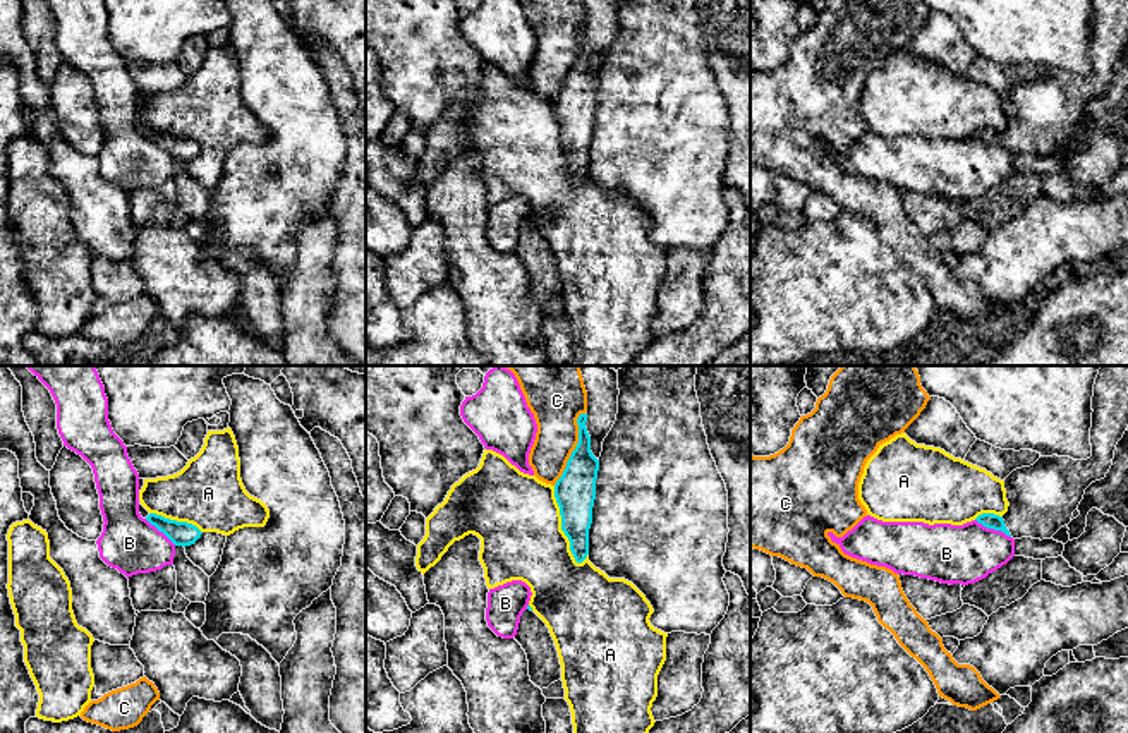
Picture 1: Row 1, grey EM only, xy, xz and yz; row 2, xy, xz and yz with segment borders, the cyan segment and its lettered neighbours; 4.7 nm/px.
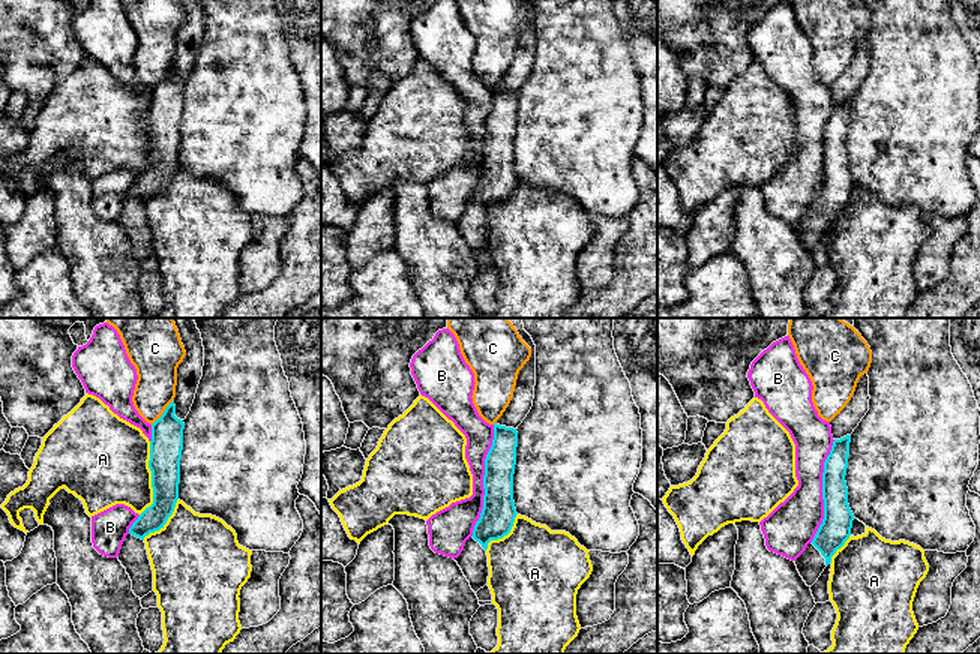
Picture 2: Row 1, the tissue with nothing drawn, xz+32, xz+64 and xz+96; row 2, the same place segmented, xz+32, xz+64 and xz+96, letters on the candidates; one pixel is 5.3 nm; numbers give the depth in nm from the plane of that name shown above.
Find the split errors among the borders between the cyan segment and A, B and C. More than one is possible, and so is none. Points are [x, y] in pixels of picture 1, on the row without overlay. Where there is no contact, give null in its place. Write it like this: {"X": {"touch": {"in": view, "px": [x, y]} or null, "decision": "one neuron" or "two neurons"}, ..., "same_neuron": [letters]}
{"A": {"touch": {"in": "xz", "px": [562, 141]}, "decision": "two neurons"}, "B": {"touch": {"in": "yz", "px": [993, 143]}, "decision": "two neurons"}, "C": {"touch": {"in": "xz", "px": [576, 64]}, "decision": "two neurons"}, "same_neuron": []}

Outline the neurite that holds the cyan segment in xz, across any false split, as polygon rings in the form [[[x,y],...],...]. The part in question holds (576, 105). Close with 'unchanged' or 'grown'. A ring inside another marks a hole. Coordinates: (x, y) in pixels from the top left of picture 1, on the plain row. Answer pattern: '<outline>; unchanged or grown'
[[[580,29],[579,58],[572,67],[561,93],[555,100],[555,113],[560,122],[561,146],[570,156],[570,167],[577,179],[589,170],[589,144],[596,115],[596,94],[599,76],[591,67],[591,51],[585,43],[587,29]]]; unchanged

